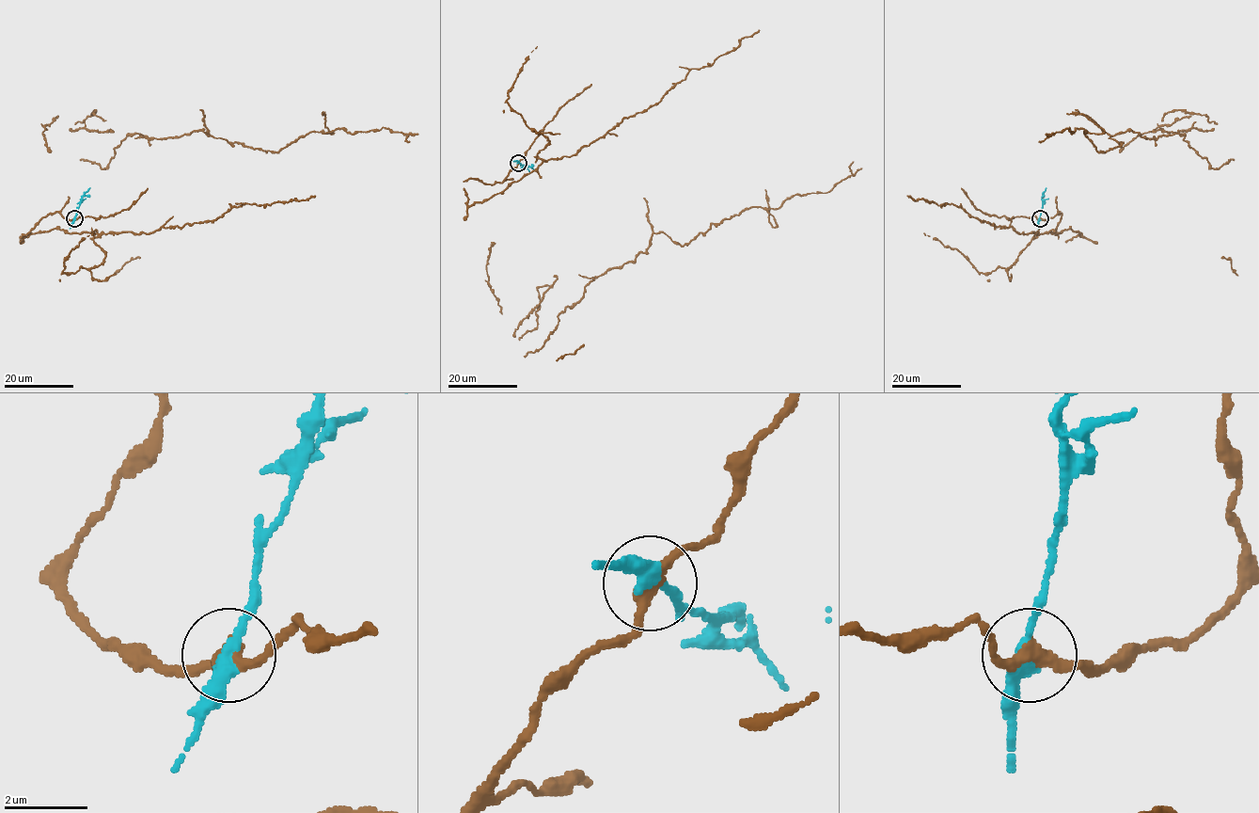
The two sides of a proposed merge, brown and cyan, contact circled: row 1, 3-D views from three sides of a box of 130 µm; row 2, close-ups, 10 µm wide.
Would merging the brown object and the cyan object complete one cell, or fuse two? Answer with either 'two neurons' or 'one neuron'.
two neurons

